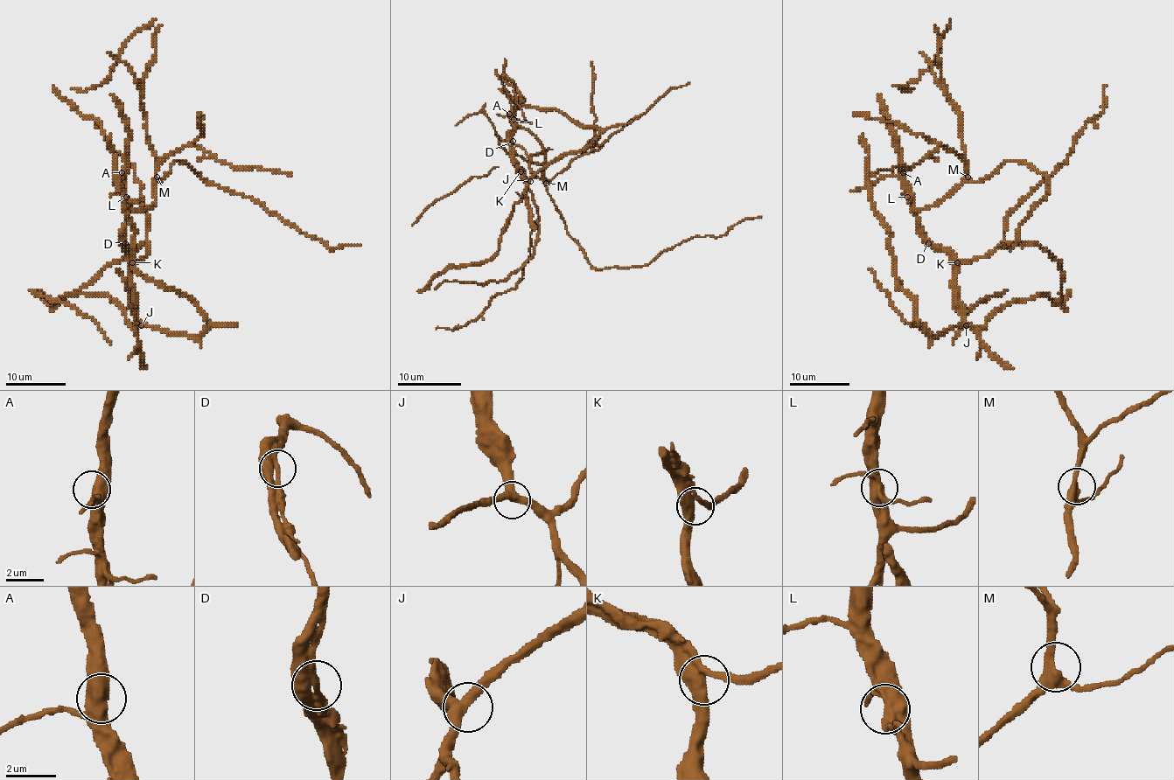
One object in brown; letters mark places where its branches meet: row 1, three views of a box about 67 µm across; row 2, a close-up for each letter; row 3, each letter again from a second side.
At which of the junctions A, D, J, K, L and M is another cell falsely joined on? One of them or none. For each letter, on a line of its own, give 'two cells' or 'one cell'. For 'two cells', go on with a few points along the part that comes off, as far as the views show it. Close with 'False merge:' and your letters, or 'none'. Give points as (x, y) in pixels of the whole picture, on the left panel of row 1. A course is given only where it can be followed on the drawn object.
A: one cell
D: one cell
J: one cell
K: one cell
L: two cells | (126, 196), (129, 200), (143, 200)
M: one cell
False merge: L

